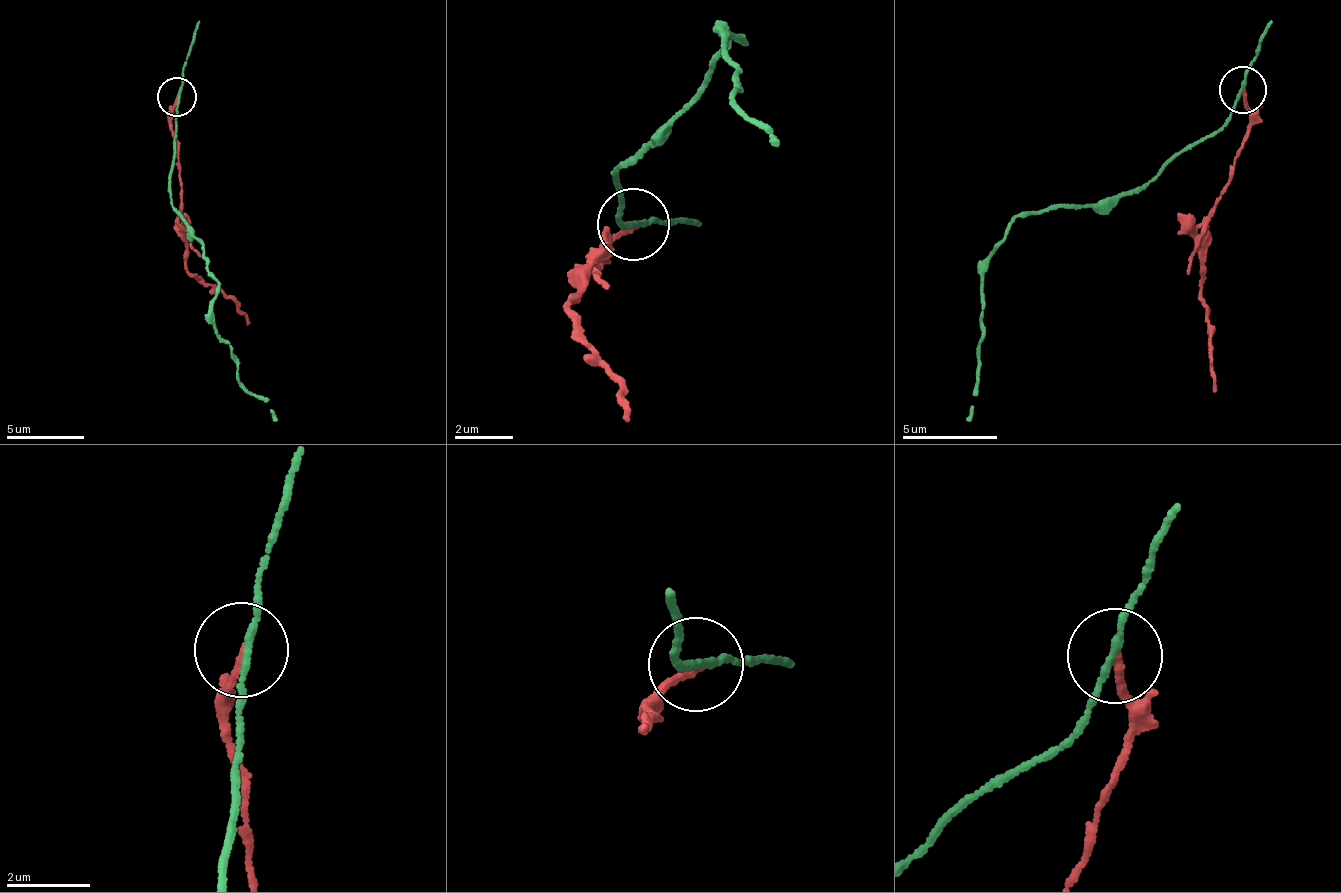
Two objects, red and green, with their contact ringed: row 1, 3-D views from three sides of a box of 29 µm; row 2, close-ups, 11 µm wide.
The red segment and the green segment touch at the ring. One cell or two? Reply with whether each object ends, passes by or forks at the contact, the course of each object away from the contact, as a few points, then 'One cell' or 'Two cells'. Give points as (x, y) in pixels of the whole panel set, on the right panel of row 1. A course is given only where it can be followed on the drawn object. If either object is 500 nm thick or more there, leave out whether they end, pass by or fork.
At the ring red ends. At the ring green passes by. Course of red: (1241, 91), (1248, 135), (1202, 235), (1202, 287), (1217, 392). Course of green: (1241, 91), (1227, 119), (1175, 155), (1141, 185), (1012, 220), (985, 266), (980, 356), (965, 418). Two cells

